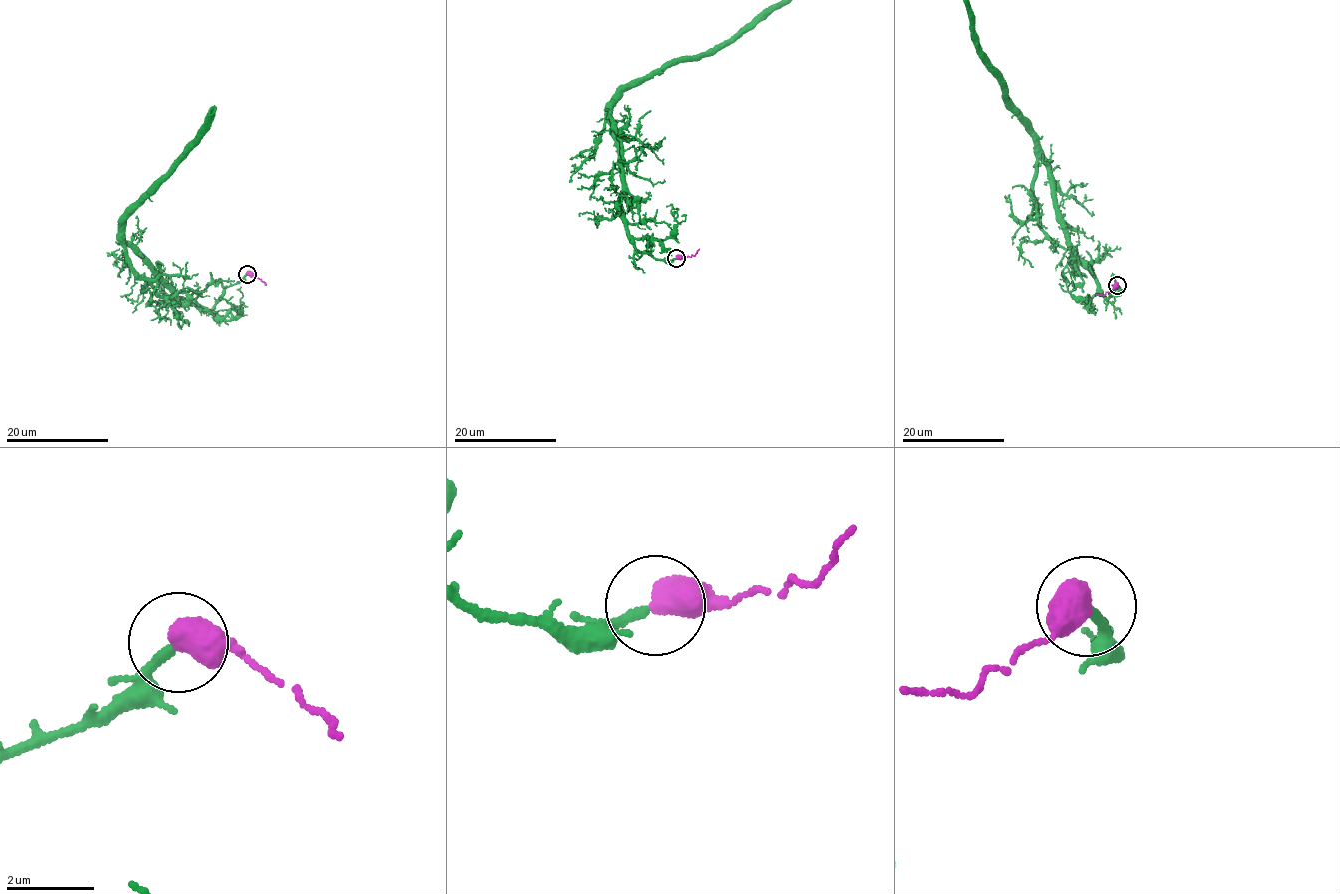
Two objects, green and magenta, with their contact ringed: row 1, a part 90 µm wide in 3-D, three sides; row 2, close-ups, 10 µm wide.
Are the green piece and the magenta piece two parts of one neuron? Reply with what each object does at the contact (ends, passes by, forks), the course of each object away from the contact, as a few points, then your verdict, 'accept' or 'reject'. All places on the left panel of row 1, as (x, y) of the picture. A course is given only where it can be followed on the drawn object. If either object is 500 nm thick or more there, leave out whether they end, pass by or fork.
magenta runs (247, 274), (266, 284); accept

